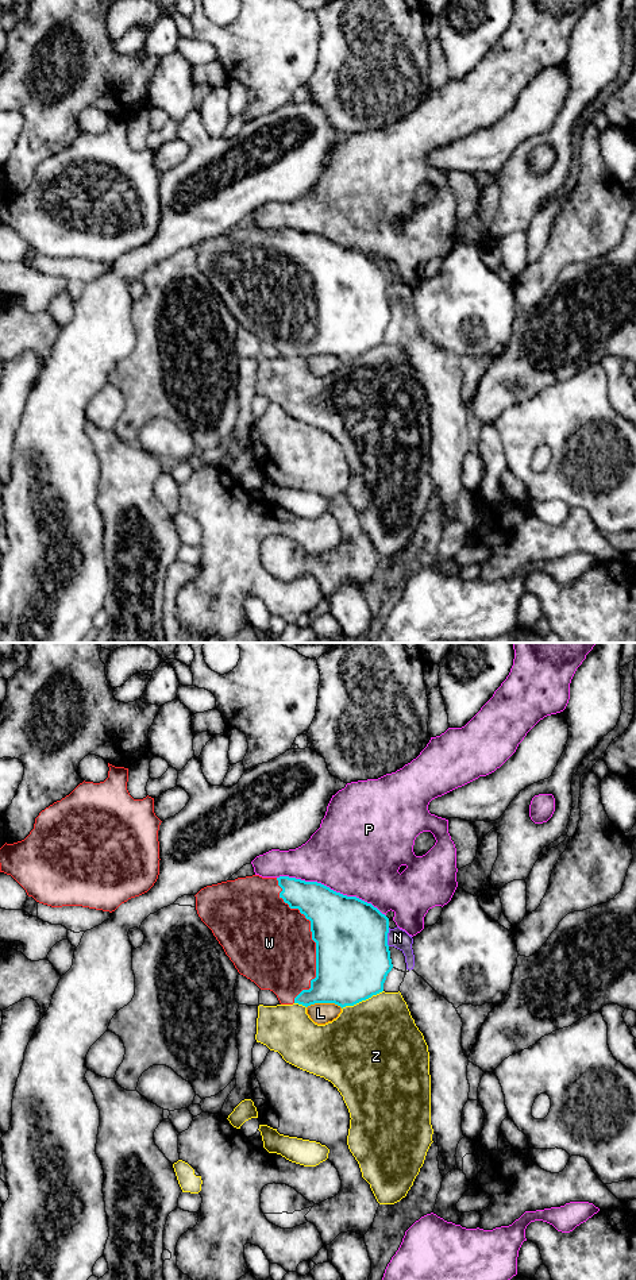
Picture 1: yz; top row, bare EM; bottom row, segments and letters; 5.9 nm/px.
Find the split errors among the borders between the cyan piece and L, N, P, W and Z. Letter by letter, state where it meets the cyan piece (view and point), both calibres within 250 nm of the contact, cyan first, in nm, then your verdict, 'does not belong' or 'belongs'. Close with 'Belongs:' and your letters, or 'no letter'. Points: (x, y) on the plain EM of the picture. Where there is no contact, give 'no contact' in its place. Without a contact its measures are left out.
L: contact yz (324, 354); calibres 400 and 130 nm; does not belong
N: contact yz (386, 289); calibres 440 and 120 nm; does not belong
P: contact yz (330, 241); calibres 380 and 500 nm; does not belong
W: contact yz (312, 290); calibres 440 and 480 nm; belongs
Z: contact yz (362, 351); calibres 440 and 480 nm; does not belong
Belongs: W

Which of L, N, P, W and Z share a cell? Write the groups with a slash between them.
L / N / P / W / Z

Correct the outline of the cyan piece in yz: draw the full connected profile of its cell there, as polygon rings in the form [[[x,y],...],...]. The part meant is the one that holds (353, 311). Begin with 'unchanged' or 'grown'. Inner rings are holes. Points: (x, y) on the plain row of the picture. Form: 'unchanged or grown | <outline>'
grown | [[[238,230],[201,240],[196,262],[212,282],[238,324],[261,342],[273,343],[281,356],[335,355],[354,358],[383,343],[393,316],[388,297],[389,270],[371,255],[347,248],[317,234],[296,230]]]

